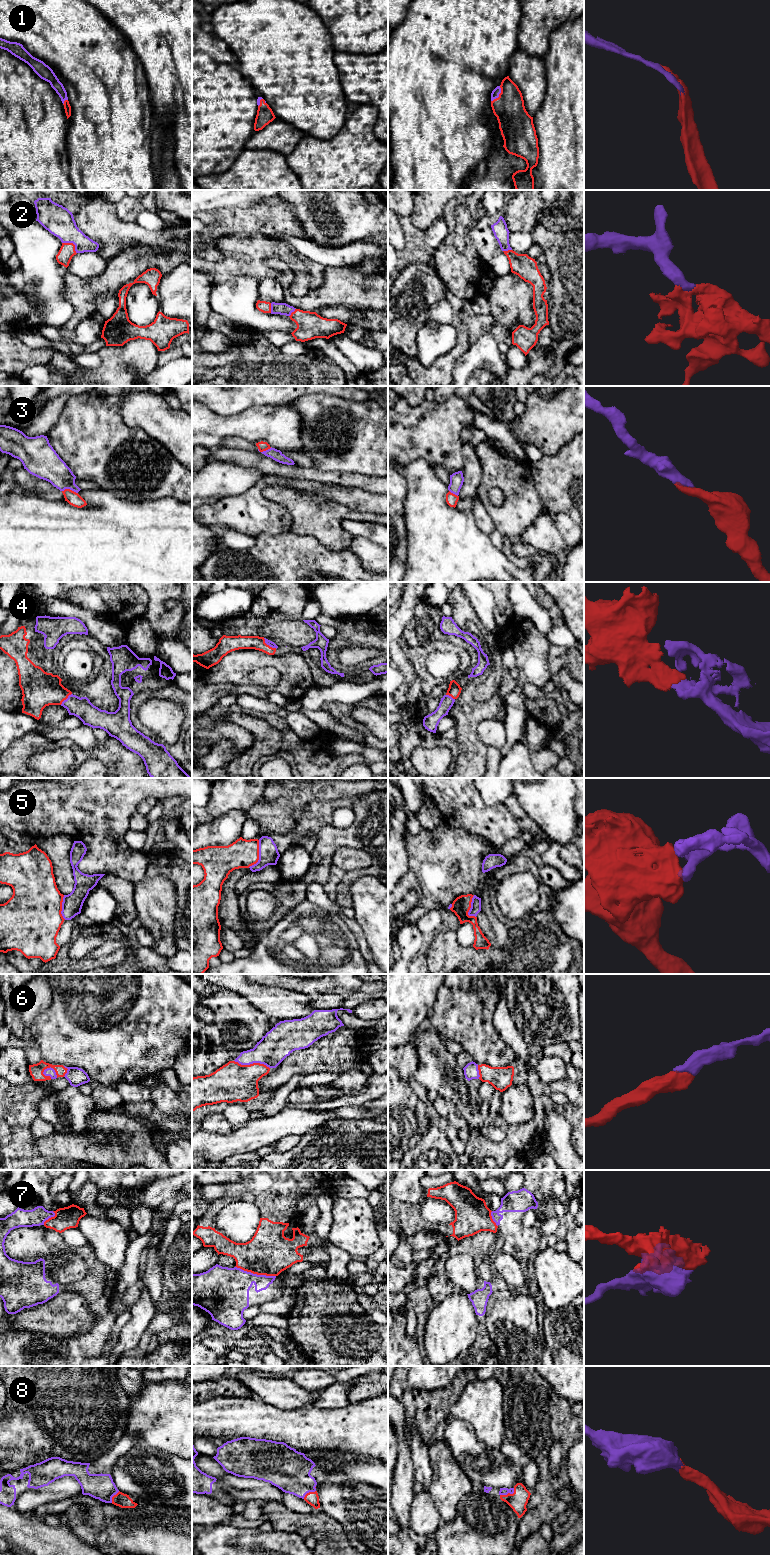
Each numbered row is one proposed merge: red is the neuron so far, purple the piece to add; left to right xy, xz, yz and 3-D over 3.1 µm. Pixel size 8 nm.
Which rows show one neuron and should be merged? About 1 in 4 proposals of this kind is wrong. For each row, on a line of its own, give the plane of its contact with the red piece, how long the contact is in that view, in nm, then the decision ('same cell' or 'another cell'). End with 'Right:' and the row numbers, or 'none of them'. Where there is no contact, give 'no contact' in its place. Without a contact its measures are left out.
1: meets red in yz; contact 150 nm long; same cell
2: meets red in xy; contact 150 nm long; same cell
3: meets red in xy; contact 130 nm long; same cell
4: meets red in xz; contact 140 nm long; same cell
5: meets red in xz; contact 240 nm long; another cell
6: meets red in xz; contact 300 nm long; same cell
7: meets red in xz; contact 340 nm long; another cell
8: meets red in yz; contact 130 nm long; same cell
Right: 1, 2, 3, 4, 6, 8

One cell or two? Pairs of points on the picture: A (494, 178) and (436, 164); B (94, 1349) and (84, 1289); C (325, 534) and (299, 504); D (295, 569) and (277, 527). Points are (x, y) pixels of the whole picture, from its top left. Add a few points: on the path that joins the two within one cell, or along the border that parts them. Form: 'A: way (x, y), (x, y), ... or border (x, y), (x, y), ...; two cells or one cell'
A: border (489, 153), (470, 179); two cells
B: way (97, 1334), (103, 1324), (103, 1315), (98, 1304); one cell
C: way (322, 527), (306, 511); one cell
D: border (289, 530), (275, 535), (257, 535); two cells

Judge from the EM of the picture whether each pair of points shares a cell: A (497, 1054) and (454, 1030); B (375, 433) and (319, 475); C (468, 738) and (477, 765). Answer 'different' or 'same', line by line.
A: same
B: different
C: same

